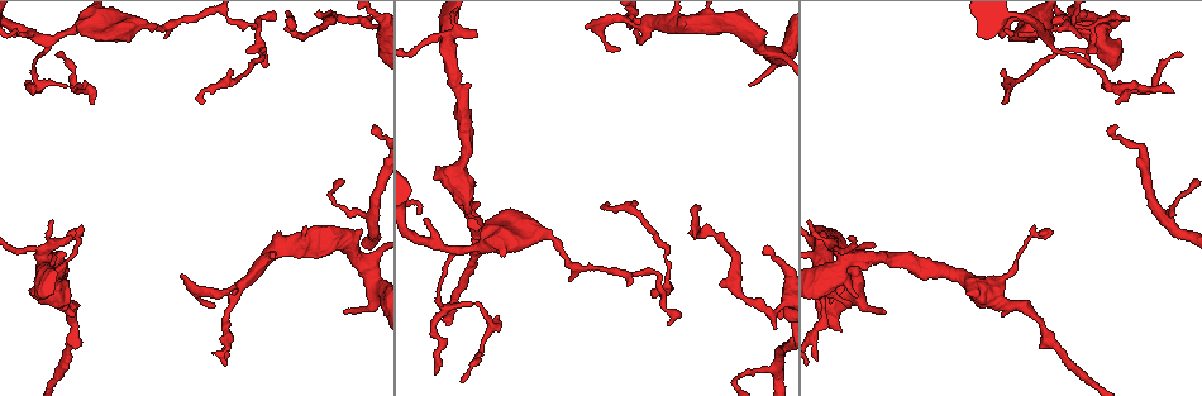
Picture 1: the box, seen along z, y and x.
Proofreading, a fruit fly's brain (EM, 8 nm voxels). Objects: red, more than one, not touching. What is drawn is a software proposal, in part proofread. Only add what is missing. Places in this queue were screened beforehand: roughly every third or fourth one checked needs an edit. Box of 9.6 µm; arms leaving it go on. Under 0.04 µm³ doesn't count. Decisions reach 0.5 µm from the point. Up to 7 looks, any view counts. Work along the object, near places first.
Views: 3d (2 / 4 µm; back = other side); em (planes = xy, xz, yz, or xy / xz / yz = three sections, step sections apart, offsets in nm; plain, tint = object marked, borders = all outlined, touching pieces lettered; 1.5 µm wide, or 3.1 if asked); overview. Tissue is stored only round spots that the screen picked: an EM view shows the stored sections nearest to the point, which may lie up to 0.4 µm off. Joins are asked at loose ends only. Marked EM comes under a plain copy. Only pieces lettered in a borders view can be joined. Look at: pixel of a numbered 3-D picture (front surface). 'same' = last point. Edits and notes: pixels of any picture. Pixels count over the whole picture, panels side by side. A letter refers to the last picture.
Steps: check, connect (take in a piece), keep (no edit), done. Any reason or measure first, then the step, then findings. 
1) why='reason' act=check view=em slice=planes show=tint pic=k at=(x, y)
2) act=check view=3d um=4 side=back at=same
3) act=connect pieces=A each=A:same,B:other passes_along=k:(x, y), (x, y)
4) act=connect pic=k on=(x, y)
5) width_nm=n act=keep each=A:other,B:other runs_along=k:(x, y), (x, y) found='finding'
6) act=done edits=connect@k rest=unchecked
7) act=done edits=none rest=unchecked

why='end of a long branch' act=check view=em slice=planes show=borders pic=1 at=(779, 318)

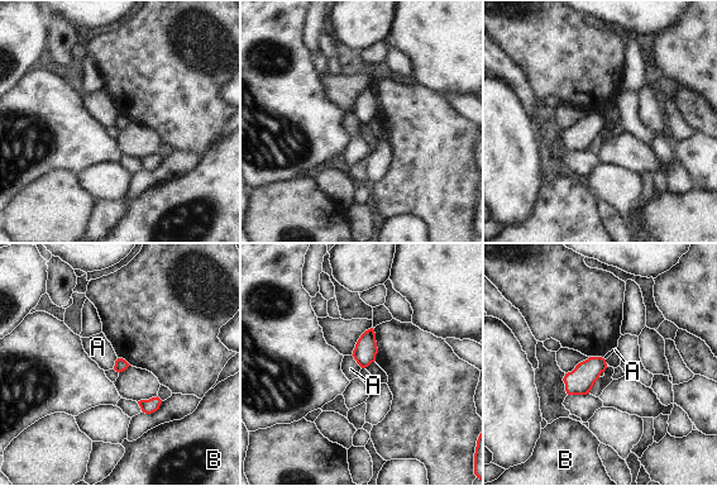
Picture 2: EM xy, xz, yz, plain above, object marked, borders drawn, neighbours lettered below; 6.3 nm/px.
act=keep each=A:other,B:other border=2:(352, 355), (362, 367) found='no lettered piece goes on from it'

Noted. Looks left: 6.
why='thin end' act=check view=3d um=4 pic=1 at=(1010, 26)

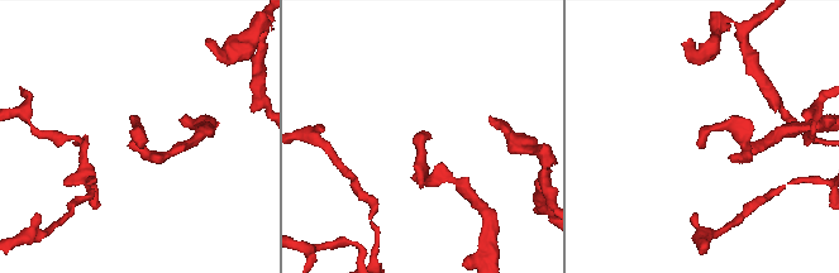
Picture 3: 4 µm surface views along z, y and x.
act=check view=em slice=planes show=borders pic=3 at=(143, 145)

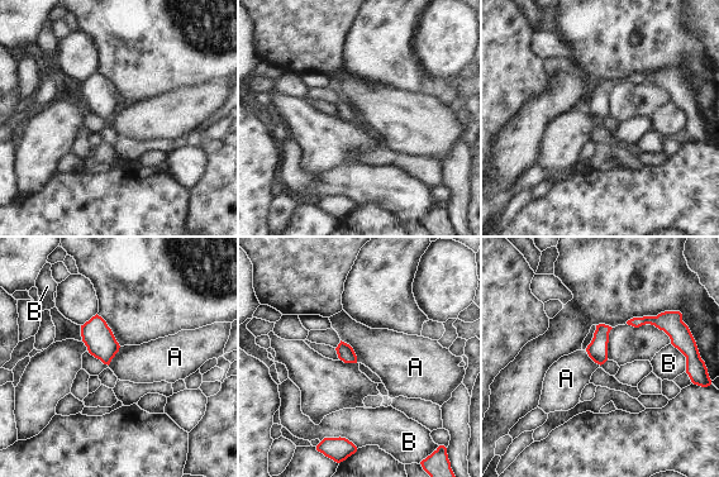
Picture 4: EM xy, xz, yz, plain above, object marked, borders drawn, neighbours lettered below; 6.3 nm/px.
longest_contact=B:240nm act=keep each=A:other,B:other border=4:(341, 339), (352, 348), (357, 362) found='none of them fits'

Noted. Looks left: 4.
why='thin end' act=check view=em slice=planes show=borders pic=1 at=(496, 315)

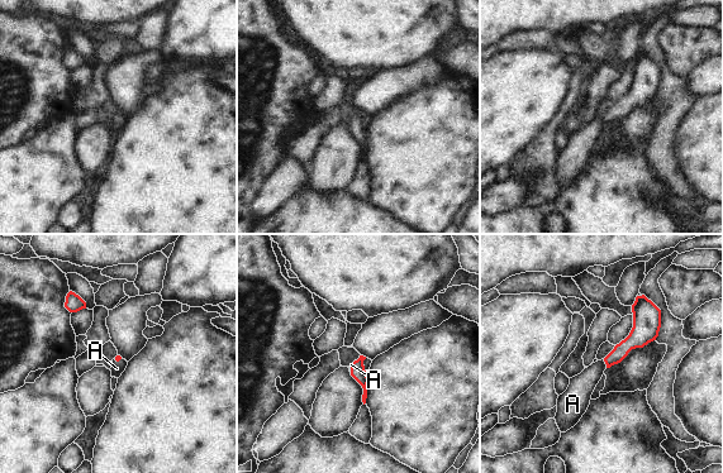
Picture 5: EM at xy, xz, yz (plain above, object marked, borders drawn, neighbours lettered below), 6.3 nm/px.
act=connect pieces=A each=A:same passes_along=5:(636, 339), (605, 363), (579, 392) found='the cell continues'

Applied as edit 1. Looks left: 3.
act=done edits=connect@5 rest=unchecked

